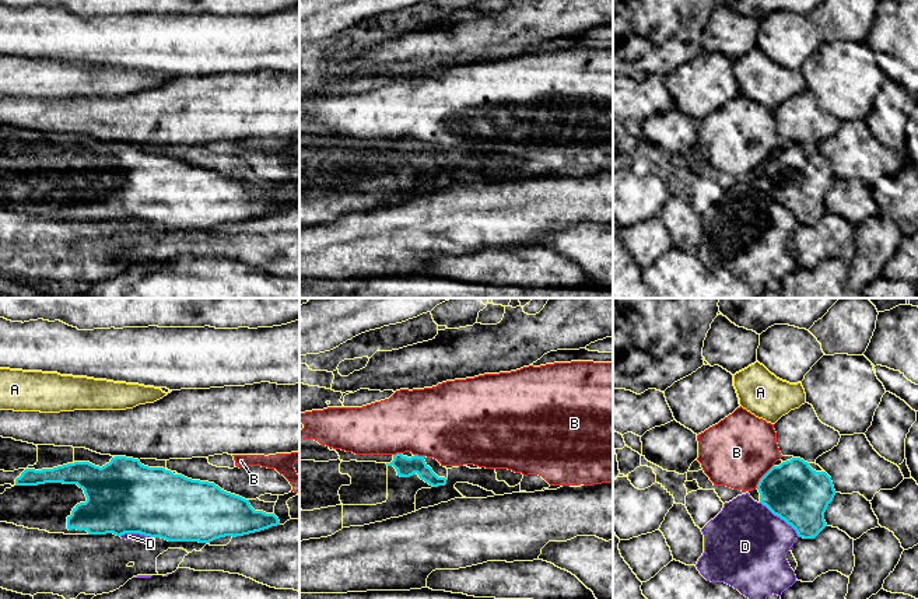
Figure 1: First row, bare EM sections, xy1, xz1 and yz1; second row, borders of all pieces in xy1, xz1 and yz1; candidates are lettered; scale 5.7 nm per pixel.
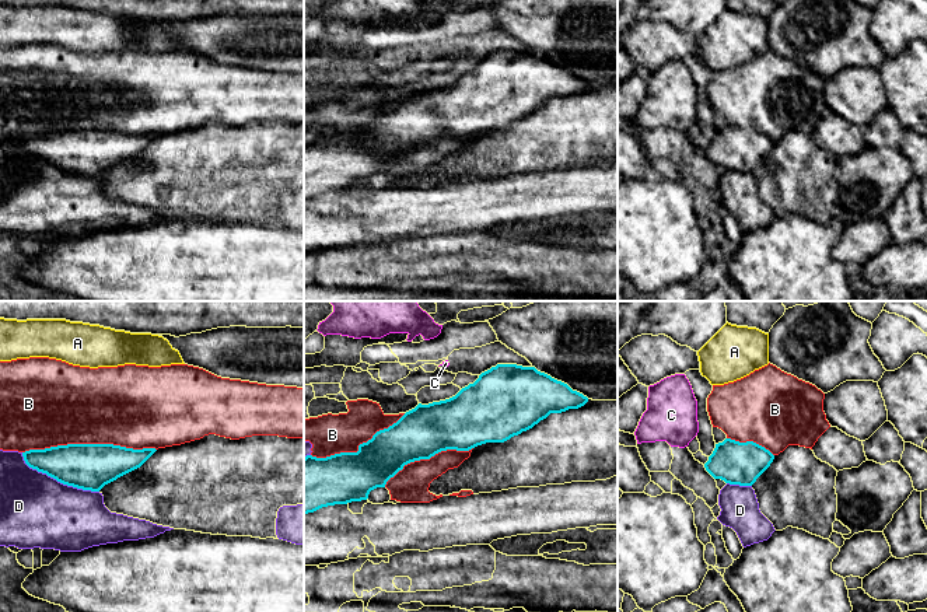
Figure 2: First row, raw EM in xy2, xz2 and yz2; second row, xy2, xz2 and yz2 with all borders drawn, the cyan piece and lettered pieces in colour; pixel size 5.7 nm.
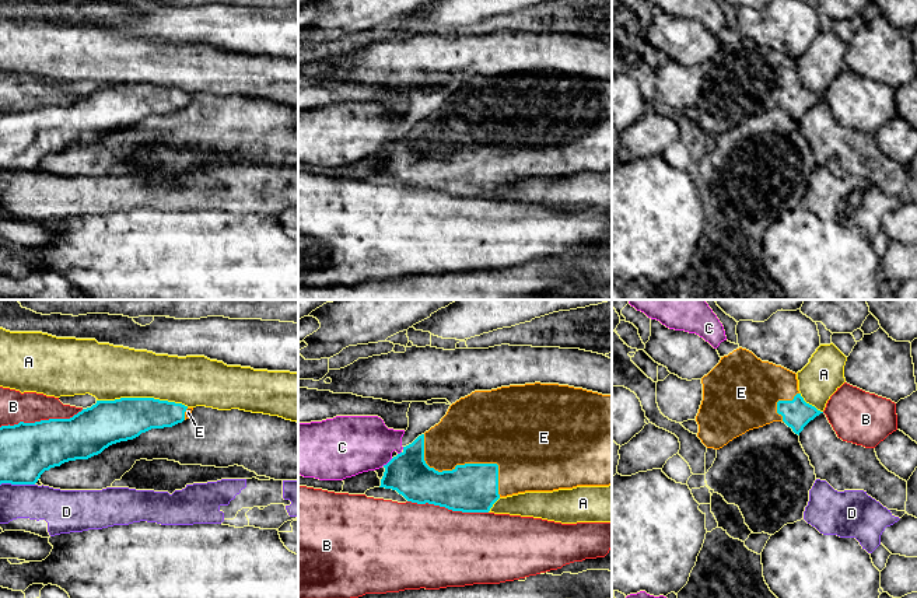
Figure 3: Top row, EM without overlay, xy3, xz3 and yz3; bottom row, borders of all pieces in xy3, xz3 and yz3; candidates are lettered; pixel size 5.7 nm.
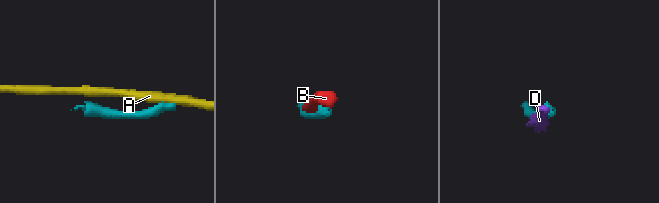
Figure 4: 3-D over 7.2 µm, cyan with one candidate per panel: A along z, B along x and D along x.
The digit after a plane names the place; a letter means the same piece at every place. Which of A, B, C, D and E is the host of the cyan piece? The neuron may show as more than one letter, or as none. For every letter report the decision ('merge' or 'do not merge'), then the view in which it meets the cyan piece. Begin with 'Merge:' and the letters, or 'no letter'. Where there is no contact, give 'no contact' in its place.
Merge: E
A: do not merge; meets cyan in xy3
B: do not merge; meets cyan in xy2
C: do not merge; meets cyan in xz3
D: do not merge; meets cyan in xy2
E: merge; meets cyan in xz3

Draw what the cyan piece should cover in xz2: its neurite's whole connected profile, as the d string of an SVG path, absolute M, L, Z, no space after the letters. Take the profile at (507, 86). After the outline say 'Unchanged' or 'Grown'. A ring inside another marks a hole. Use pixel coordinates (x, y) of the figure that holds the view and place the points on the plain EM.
M497 50L462 74L455 83L419 90L388 115L377 118L358 132L357 139L340 139L326 144L304 144L304 202L322 193L367 186L371 176L385 174L405 151L430 146L447 136L469 137L486 129L504 129L532 115L550 99L578 95L588 88L567 70L535 53Z. Unchanged

